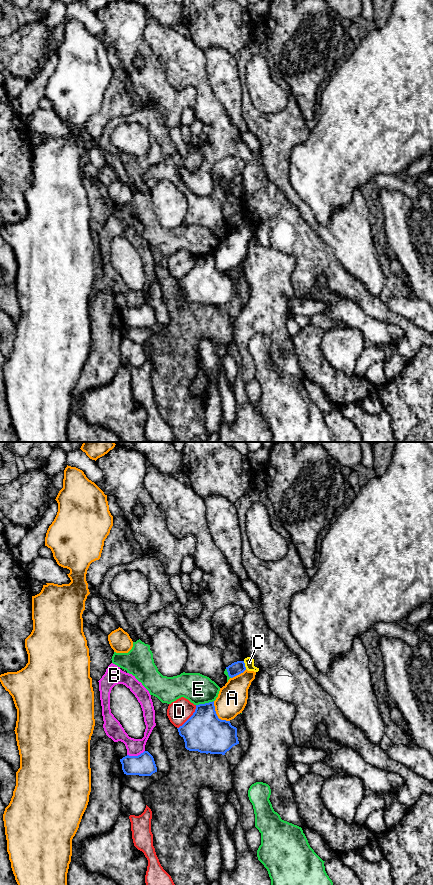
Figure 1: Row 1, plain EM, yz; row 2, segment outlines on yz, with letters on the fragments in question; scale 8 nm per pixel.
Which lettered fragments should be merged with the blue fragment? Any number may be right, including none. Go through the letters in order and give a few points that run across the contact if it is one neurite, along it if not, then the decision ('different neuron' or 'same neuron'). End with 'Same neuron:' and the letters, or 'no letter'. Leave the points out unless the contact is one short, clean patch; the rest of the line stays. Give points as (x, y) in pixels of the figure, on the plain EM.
A: different neuron
B: different neuron
C: line yz (243, 213), (246, 220); different neuron
D: different neuron
E: different neuron
Same neuron: no letter

